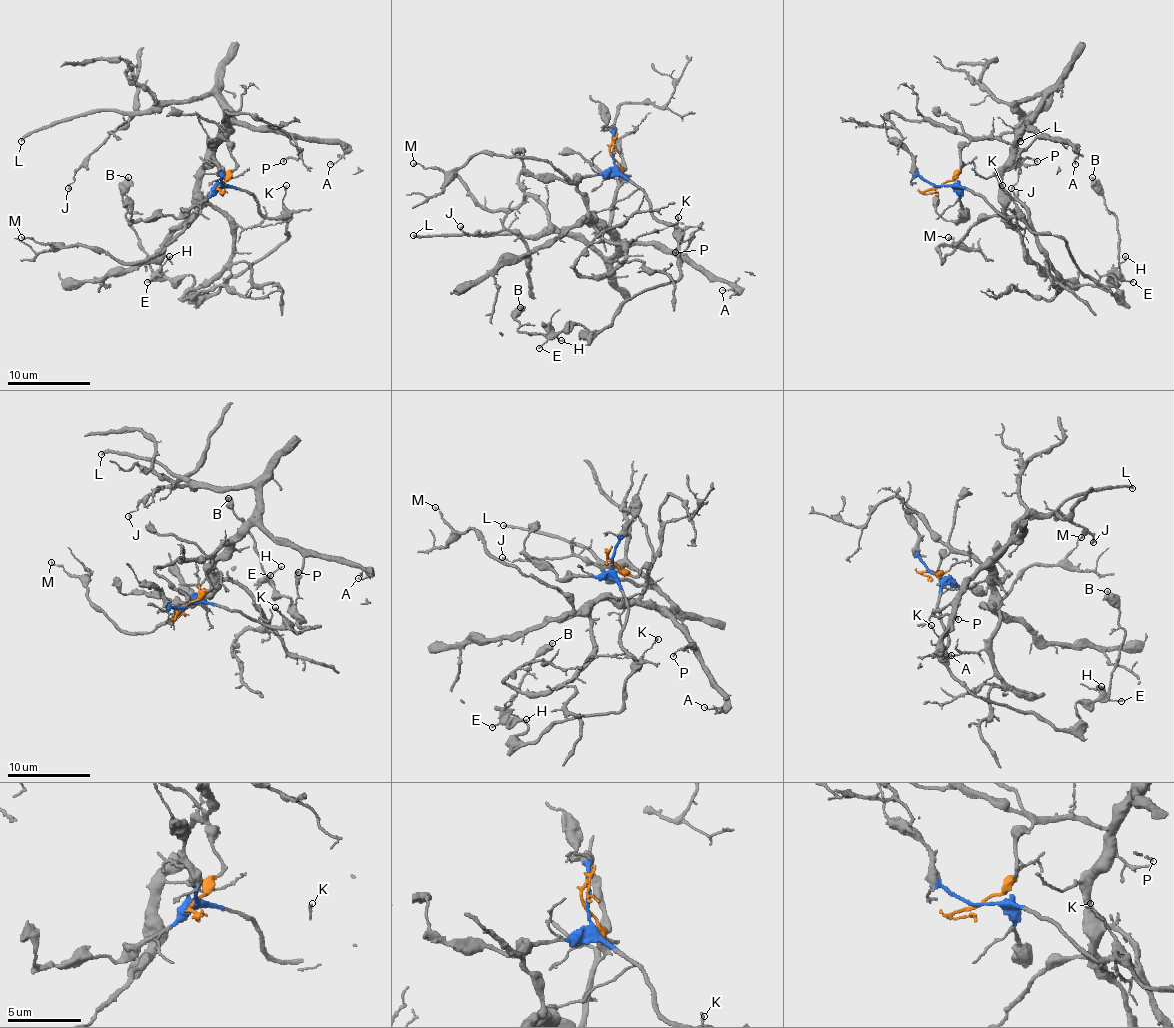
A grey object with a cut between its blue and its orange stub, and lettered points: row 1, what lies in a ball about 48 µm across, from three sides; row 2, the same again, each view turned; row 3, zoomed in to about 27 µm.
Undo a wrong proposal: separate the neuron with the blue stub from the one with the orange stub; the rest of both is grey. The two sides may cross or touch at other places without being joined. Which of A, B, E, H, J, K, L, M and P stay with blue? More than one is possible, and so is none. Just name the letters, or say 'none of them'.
B, E, H, K

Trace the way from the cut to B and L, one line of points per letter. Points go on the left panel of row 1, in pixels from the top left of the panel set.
B: (222, 187), (284, 216), (288, 234), (209, 295), (188, 276), (153, 272), (124, 208), (128, 176)
L: (219, 187), (236, 166), (232, 145), (219, 143), (224, 110), (213, 96), (83, 112), (21, 141)

